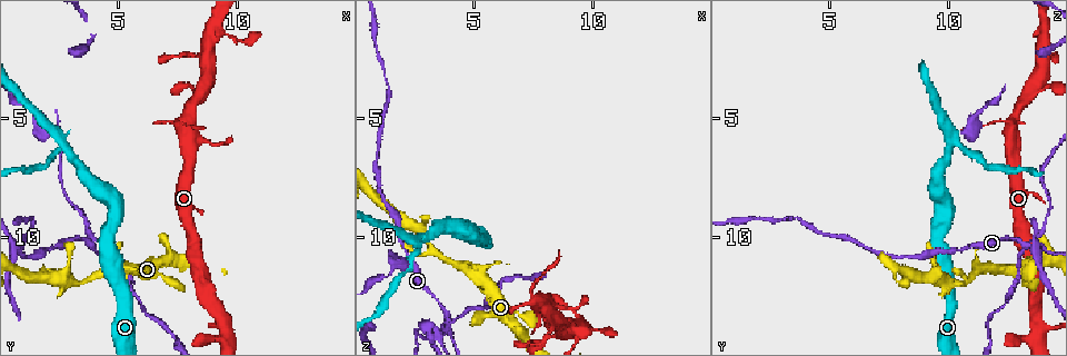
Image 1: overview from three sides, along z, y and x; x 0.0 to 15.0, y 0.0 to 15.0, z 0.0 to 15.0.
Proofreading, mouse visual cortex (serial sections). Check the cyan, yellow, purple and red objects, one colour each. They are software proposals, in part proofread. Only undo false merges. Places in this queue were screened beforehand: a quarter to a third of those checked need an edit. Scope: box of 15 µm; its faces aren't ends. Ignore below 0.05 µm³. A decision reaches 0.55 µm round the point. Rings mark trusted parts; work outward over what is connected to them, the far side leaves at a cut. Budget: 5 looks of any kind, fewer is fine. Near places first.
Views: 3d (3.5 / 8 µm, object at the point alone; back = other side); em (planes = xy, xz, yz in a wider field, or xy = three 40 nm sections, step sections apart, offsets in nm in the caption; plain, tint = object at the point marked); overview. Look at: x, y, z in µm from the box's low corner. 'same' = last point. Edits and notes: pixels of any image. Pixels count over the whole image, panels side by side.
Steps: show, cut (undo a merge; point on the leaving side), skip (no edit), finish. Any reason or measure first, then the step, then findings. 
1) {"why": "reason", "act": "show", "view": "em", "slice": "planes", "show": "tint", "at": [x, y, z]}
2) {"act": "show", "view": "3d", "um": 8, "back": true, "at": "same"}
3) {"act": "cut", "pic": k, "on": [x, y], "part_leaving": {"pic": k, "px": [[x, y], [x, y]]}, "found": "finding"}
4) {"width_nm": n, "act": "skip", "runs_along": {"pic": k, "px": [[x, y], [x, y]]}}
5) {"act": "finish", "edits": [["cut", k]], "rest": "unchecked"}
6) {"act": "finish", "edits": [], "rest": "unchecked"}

{"why": "four-way junction", "act": "show", "view": "3d", "um": 3.5, "at": [3.8, 10.3, 13.7]}

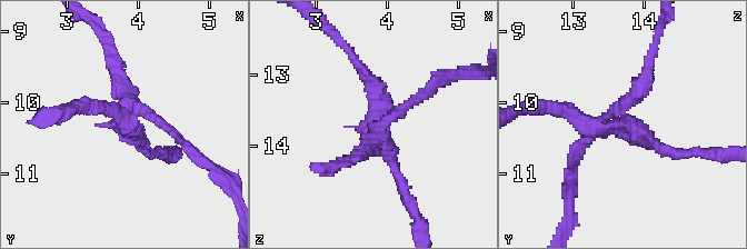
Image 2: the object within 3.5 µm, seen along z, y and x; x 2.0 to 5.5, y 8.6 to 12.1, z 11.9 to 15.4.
{"act": "show", "view": "em", "slice": "planes", "show": "tint", "at": [3.85, 10.30, 13.65]}

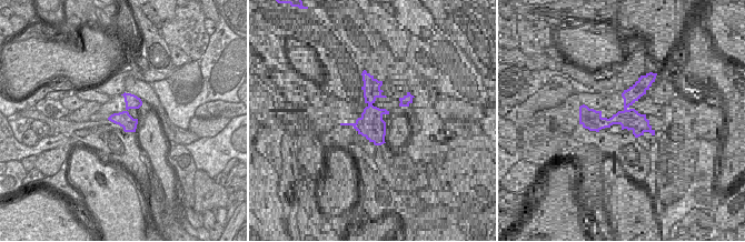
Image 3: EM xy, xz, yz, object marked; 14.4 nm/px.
{"arm_widths_nm": [150, 150, 200, 200], "act": "cut", "pic": 2, "on": [648, 79], "part_leaving": {"pic": 2, "px": [[136, 113], [156, 117], [213, 168]]}, "found": "two cells meet here"}

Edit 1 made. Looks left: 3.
{"act": "show", "view": "3d", "um": 8, "at": [3.4, 11.9, 10.7]}

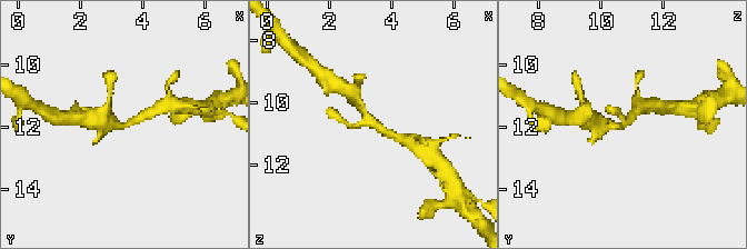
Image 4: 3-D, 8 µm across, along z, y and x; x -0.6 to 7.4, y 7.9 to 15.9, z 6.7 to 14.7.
{"act": "show", "view": "3d", "um": 3.5, "at": [3.4, 12.0, 10.7]}

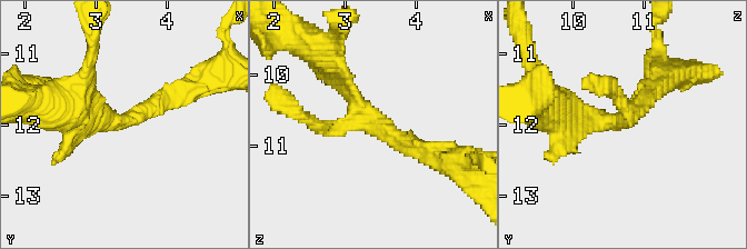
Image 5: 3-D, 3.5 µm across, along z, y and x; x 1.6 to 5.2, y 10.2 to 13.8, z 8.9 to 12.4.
{"why": "shape alone is not enough", "act": "show", "view": "em", "slice": "xy", "step": 3, "show": "tint", "at": [3.35, 11.95, 10.65]}

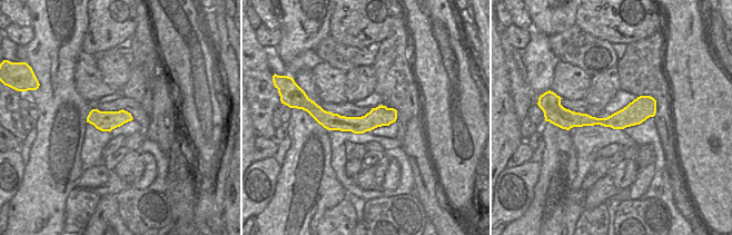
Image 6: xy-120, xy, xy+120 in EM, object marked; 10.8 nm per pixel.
{"arms": 3, "arm_widths_nm": [200, 200, 250], "act": "skip", "runs_along": {"pic": 6, "px": [[653, 103], [619, 120], [569, 113]]}, "found": "one cell here"}

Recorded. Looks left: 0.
{"act": "finish", "edits": [["cut", 2]], "rest": "unchecked"}

